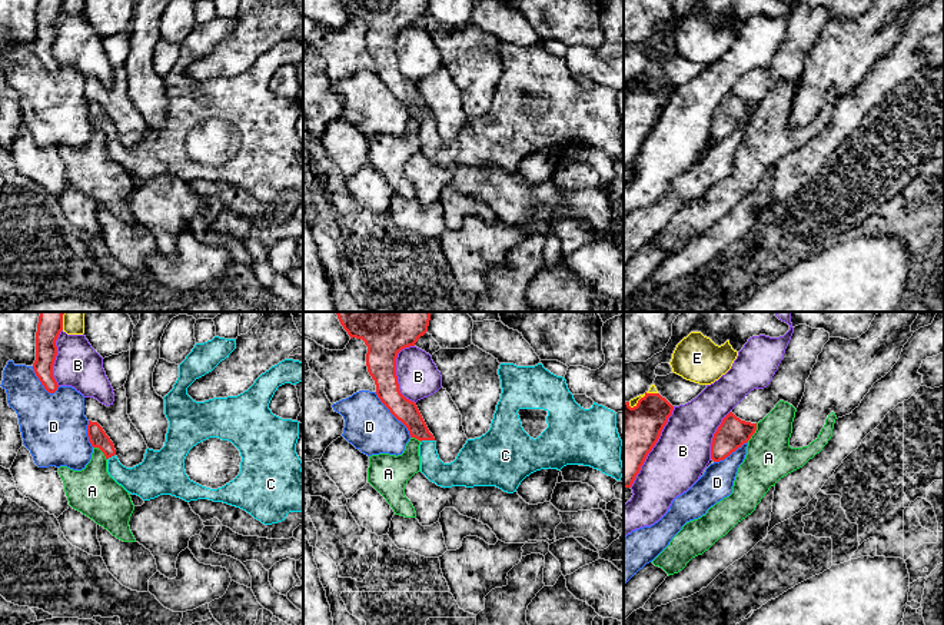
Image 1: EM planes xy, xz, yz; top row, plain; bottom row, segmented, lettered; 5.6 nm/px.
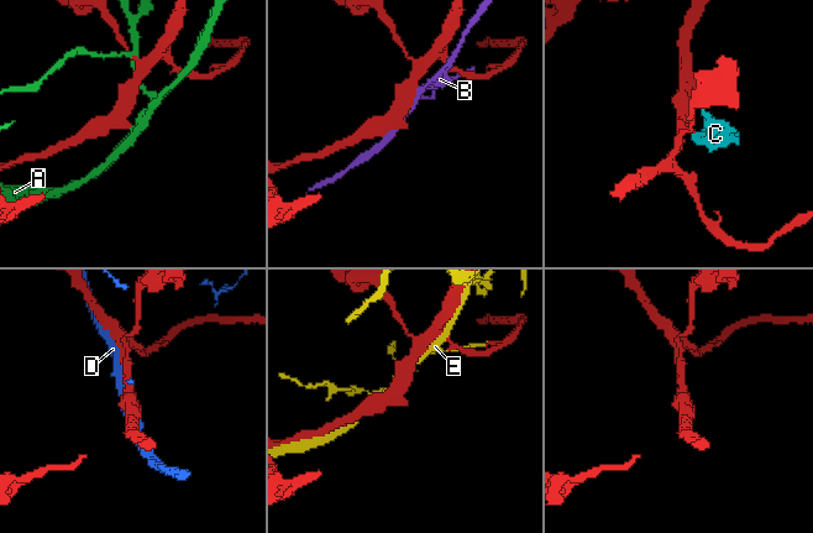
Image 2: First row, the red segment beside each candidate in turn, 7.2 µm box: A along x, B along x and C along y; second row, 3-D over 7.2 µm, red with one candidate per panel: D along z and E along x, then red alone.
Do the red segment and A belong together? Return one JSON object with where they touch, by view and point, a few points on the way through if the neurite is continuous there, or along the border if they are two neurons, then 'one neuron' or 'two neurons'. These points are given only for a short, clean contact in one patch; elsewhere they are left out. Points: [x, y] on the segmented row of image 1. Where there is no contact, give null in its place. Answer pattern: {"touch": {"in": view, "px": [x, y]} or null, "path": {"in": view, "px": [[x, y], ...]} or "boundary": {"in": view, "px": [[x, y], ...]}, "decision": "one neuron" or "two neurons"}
{"touch": {"in": "yz", "px": [754, 432]}, "decision": "two neurons"}

